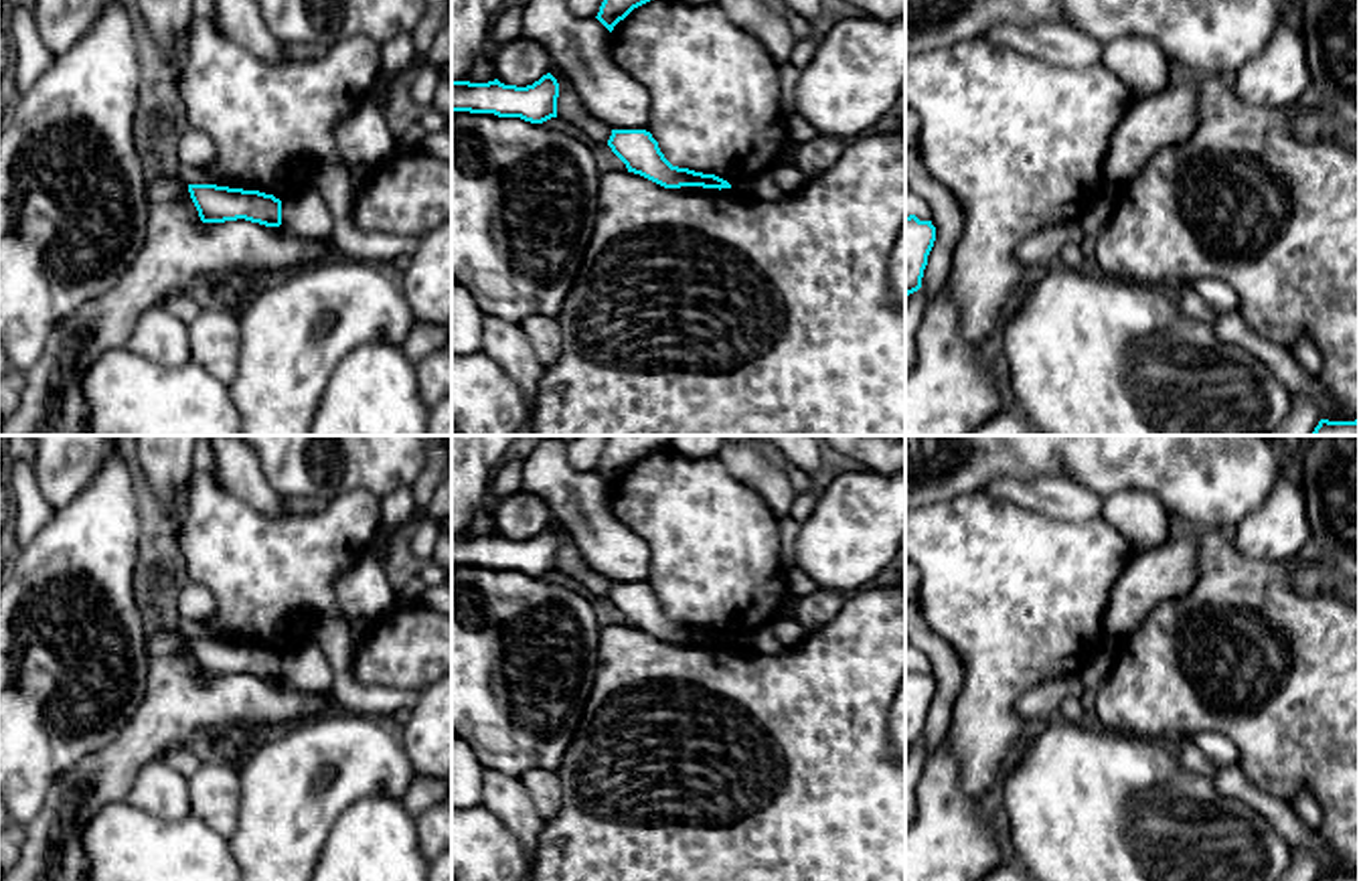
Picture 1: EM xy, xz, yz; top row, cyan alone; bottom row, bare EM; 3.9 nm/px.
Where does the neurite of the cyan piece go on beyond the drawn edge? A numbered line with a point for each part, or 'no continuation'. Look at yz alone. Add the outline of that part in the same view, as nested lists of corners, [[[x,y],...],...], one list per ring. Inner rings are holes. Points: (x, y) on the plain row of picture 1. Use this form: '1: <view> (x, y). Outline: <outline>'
no continuation

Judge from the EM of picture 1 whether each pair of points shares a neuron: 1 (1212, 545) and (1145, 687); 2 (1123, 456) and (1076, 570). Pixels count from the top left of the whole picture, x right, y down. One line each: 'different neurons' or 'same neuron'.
1: same neuron
2: different neurons

